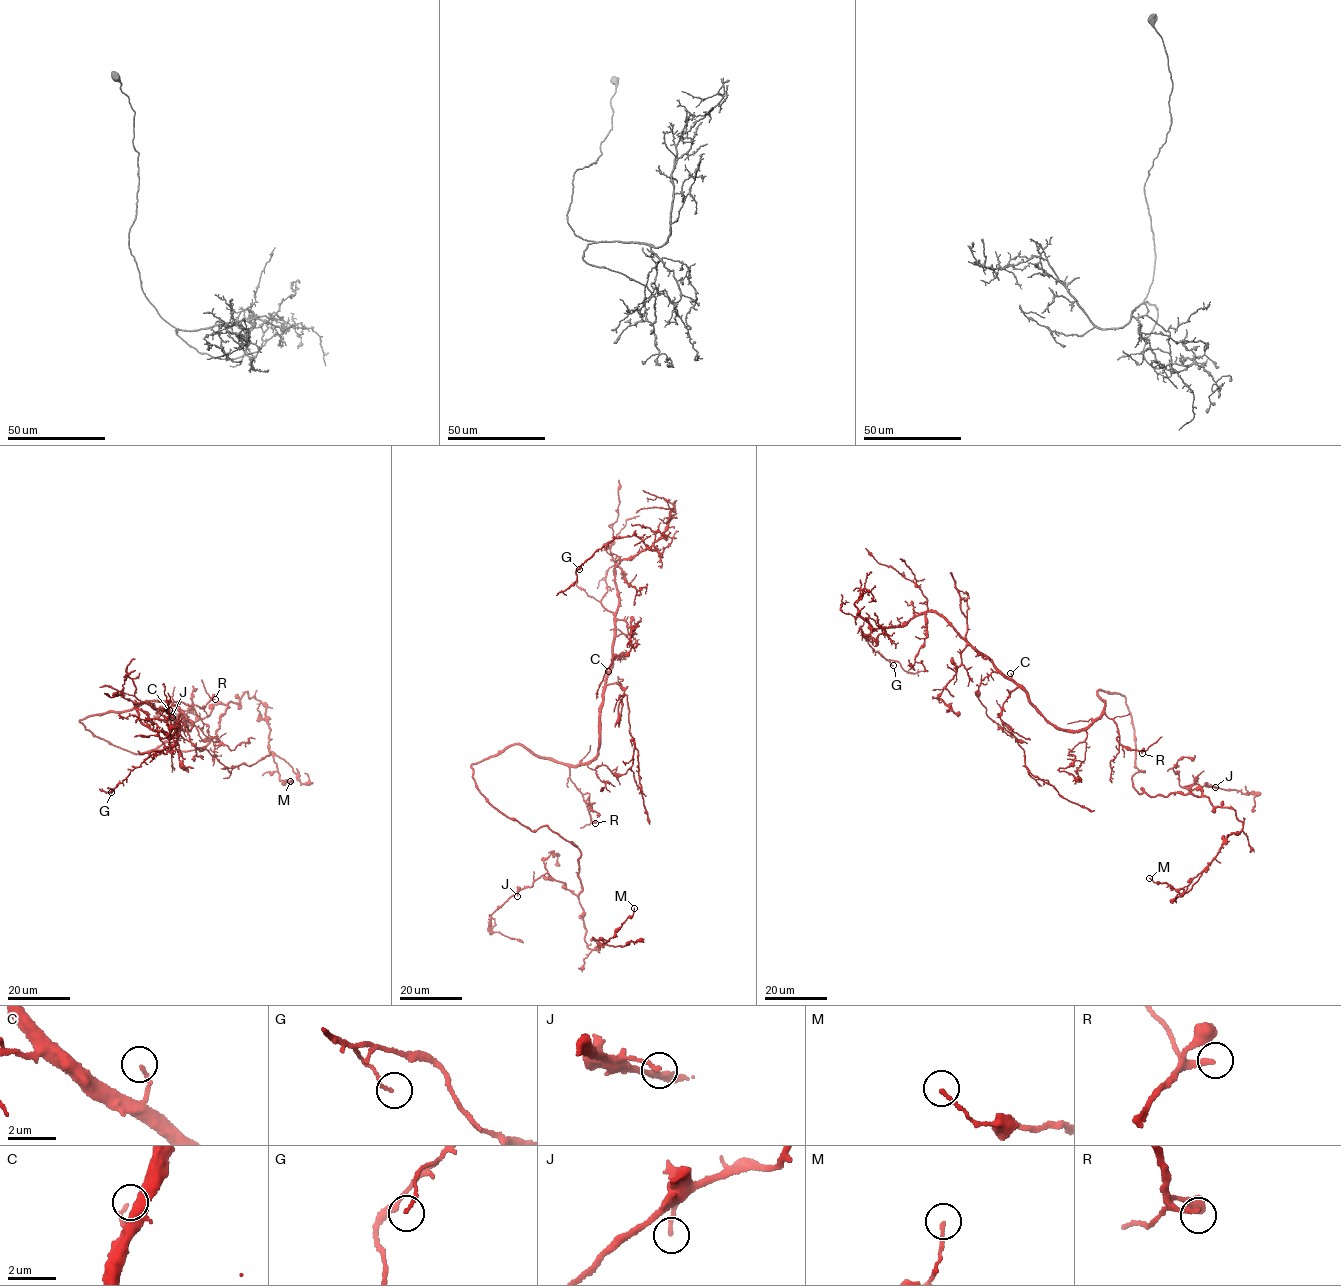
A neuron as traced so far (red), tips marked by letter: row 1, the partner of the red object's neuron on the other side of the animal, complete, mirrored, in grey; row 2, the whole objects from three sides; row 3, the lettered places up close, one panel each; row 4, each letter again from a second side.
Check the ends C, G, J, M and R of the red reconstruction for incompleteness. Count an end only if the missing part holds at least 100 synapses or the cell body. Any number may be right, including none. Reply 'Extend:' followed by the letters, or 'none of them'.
Extend: R

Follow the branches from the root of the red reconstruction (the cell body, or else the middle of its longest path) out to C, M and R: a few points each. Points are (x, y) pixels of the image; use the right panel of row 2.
C: (1098, 697), (1105, 701), (1099, 717), (1080, 729), (1060, 729), (1043, 718), (1010, 673)
M: (1098, 697), (1124, 696), (1144, 772), (1131, 777), (1137, 793), (1208, 797), (1243, 824), (1183, 888), (1149, 878)
R: (1098, 697), (1105, 701), (1103, 710), (1115, 723), (1119, 735), (1117, 740), (1142, 753)

